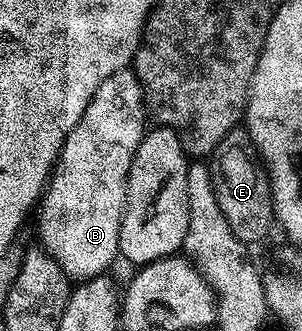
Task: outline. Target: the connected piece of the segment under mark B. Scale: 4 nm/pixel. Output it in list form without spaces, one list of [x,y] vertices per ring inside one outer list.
[[[131,67],[118,70],[98,86],[94,98],[86,106],[78,126],[70,130],[60,151],[60,158],[42,193],[38,204],[40,212],[39,247],[48,253],[68,275],[69,281],[83,282],[103,276],[120,256],[120,223],[124,217],[124,203],[128,193],[128,171],[134,162],[134,154],[144,141],[146,125],[144,92],[135,71]]]

